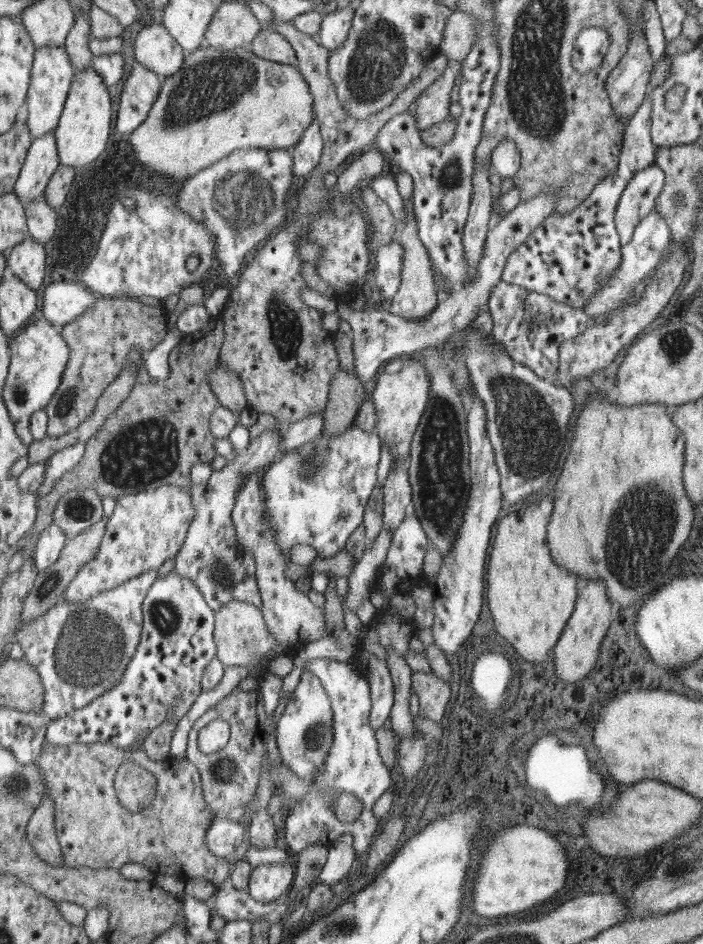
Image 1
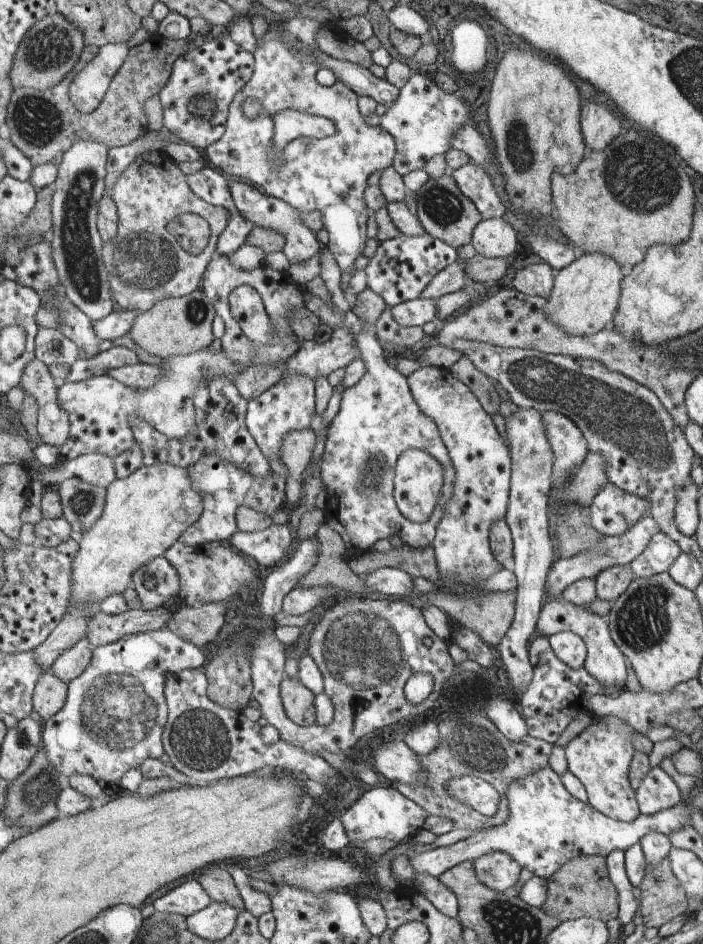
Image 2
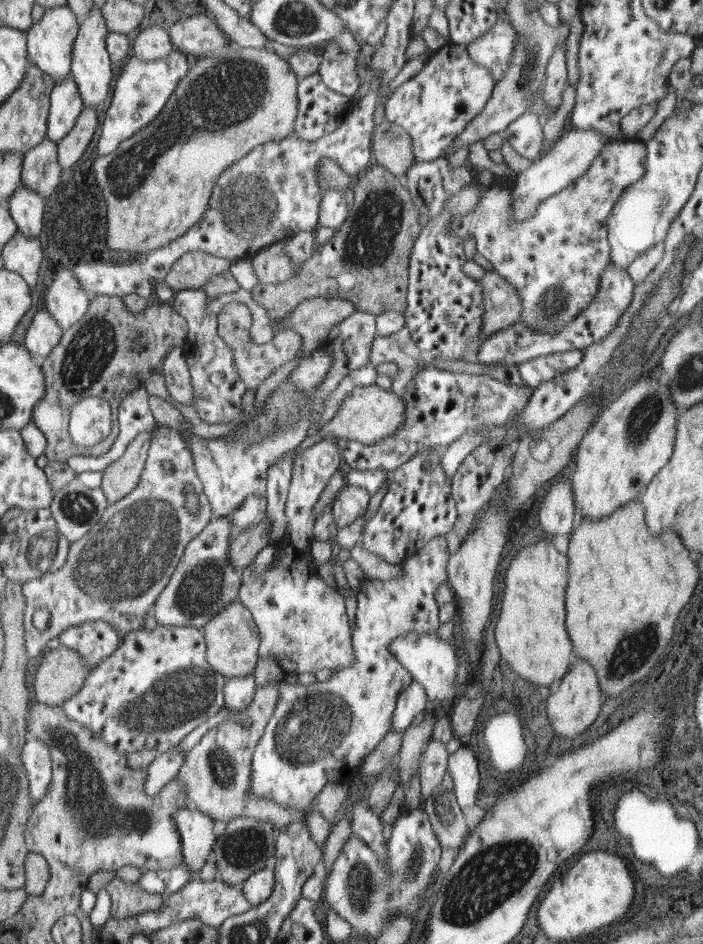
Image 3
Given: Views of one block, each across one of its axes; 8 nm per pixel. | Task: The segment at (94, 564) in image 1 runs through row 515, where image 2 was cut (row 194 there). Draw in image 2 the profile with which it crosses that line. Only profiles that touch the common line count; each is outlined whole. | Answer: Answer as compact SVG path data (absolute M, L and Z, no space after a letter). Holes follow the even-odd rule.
M143 150L143 152L145 153L137 154L130 162L111 189L110 198L116 204L118 228L116 236L110 242L103 242L104 264L108 269L108 282L117 307L139 313L151 310L161 300L169 297L188 296L198 289L204 272L216 253L219 236L227 228L226 213L228 211L224 207L210 204L196 196L187 183L187 176L180 171L176 161L172 160L172 157L166 152L162 150L160 152ZM184 212L198 214L210 225L211 236L207 246L200 254L194 255L189 252L188 248L184 248L184 244L180 244L180 236L172 232L172 221Z

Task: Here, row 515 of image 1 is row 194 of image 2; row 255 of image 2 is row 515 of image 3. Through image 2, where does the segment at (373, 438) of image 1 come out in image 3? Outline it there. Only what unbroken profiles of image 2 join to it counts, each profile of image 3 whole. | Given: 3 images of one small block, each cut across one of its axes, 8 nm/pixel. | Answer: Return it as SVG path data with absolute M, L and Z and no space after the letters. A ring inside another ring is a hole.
M345 487L340 491L329 510L334 514L334 520L339 529L351 526L354 520L362 515L368 506L369 495L359 489Z

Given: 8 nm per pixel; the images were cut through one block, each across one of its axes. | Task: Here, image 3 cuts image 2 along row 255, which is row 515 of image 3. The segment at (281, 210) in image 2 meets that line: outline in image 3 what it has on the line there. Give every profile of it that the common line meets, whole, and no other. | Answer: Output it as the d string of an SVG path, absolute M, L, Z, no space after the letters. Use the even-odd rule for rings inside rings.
M326 437L320 442L316 442L296 456L294 462L294 470L292 470L292 478L289 486L289 493L286 499L286 527L280 540L273 542L272 545L278 545L278 561L274 563L274 567L268 567L266 571L258 573L252 569L252 564L244 567L242 572L242 586L239 588L238 599L242 605L245 605L255 619L255 623L259 627L260 646L259 656L262 658L275 658L277 665L284 672L294 672L302 674L304 672L322 671L324 669L340 670L348 666L352 666L355 662L355 649L352 649L352 628L351 619L348 616L347 605L345 599L336 593L323 594L316 591L312 594L304 592L306 588L306 580L310 580L310 555L309 551L313 542L312 528L316 522L314 515L314 506L320 500L322 490L326 488L328 480L332 475L336 474L336 468L340 466L340 449L334 437Z

